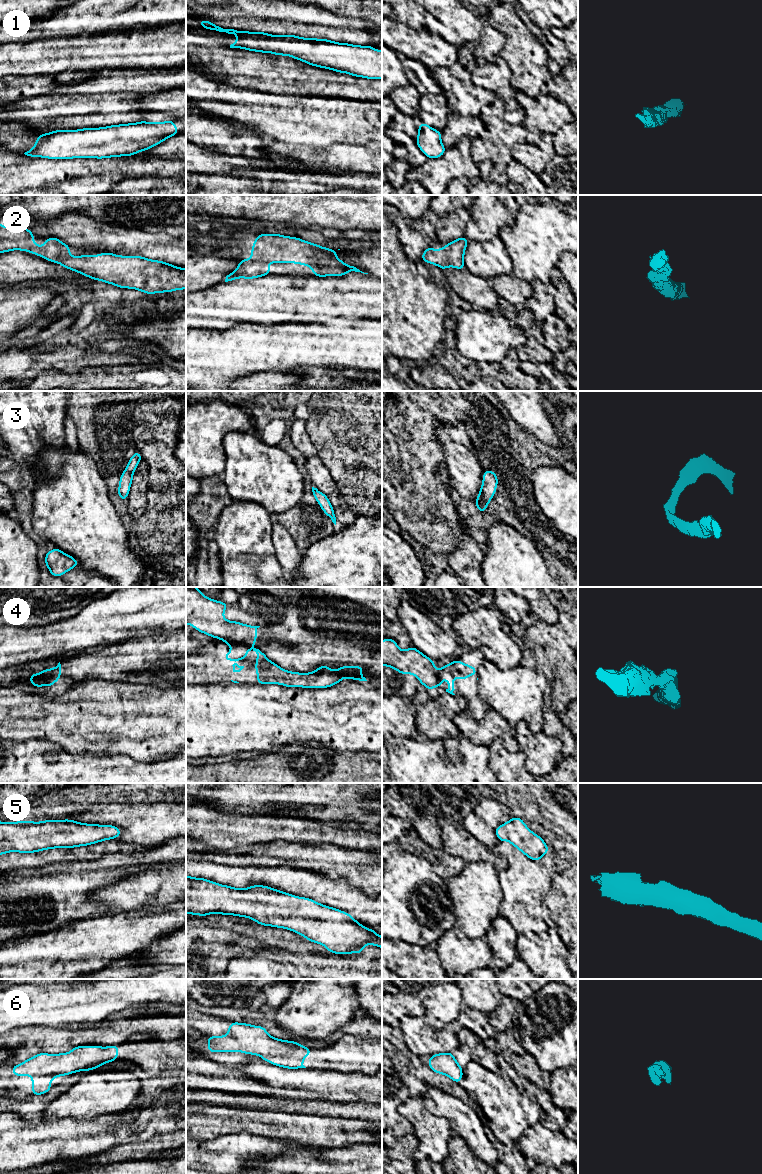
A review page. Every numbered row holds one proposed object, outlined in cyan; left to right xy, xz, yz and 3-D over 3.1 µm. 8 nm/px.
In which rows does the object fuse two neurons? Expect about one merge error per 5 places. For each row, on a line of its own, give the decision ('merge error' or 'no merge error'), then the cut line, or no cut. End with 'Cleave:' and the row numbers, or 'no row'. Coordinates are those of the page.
1: no merge error; no cut
2: no merge error; no cut
3: no merge error; no cut
4: merge error; cut in xz along (225, 641), (236, 641), (250, 646)
5: no merge error; no cut
6: no merge error; no cut
Cleave: 4

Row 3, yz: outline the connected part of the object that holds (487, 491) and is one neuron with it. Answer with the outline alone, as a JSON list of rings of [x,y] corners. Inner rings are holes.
[[[486,470],[483,472],[483,482],[481,489],[479,491],[479,495],[475,501],[475,504],[480,513],[485,513],[485,510],[496,493],[496,486],[498,485],[498,477],[497,475],[491,471]]]

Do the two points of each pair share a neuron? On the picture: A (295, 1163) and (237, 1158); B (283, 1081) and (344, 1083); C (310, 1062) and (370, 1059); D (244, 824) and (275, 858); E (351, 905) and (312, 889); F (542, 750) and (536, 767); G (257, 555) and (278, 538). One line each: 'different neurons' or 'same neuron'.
A: different neurons
B: same neuron
C: same neuron
D: different neurons
E: same neuron
F: same neuron
G: different neurons

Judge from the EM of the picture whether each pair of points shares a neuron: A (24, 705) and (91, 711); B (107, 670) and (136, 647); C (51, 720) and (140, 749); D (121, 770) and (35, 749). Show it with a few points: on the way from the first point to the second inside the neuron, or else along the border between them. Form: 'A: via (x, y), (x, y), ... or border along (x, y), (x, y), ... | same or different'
A: via (41, 711), (74, 711) | same
B: via (115, 662), (126, 659), (131, 655) | same
C: via (73, 720), (107, 720), (118, 731) | same
D: via (98, 770), (53, 770) | same

